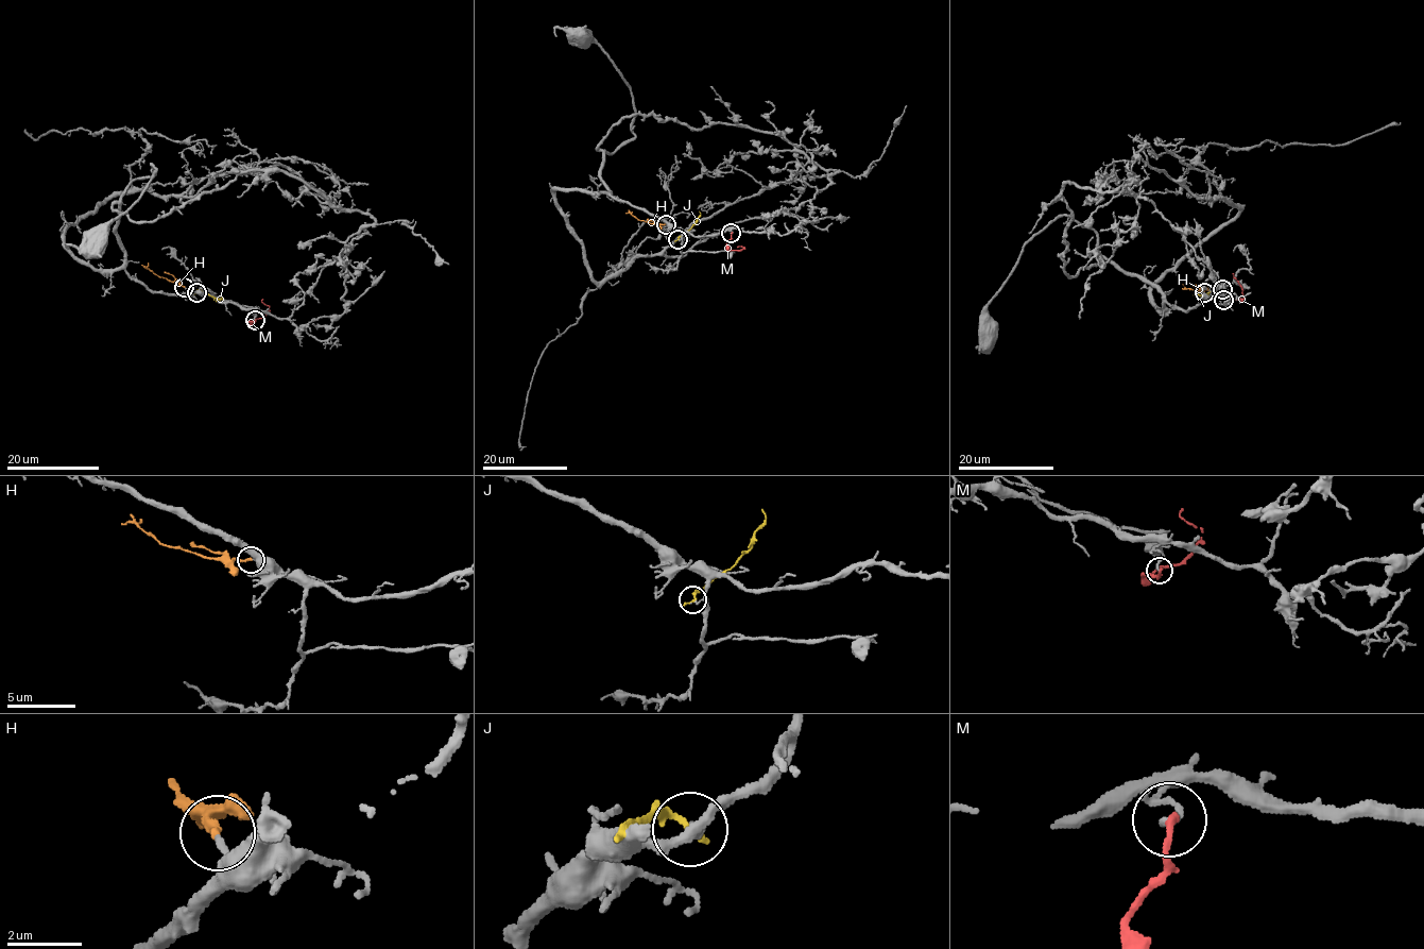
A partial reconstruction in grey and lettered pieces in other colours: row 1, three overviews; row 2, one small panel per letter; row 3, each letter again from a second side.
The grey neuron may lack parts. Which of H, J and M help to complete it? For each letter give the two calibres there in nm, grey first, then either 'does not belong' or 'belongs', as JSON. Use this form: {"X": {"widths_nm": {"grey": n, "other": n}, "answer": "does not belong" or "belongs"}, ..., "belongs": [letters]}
{"H": {"widths_nm": {"grey": 170, "other": 180}, "answer": "belongs"}, "J": {"widths_nm": {"grey": 130, "other": 200}, "answer": "does not belong"}, "M": {"widths_nm": {"grey": 160, "other": 190}, "answer": "does not belong"}, "belongs": ["H"]}

